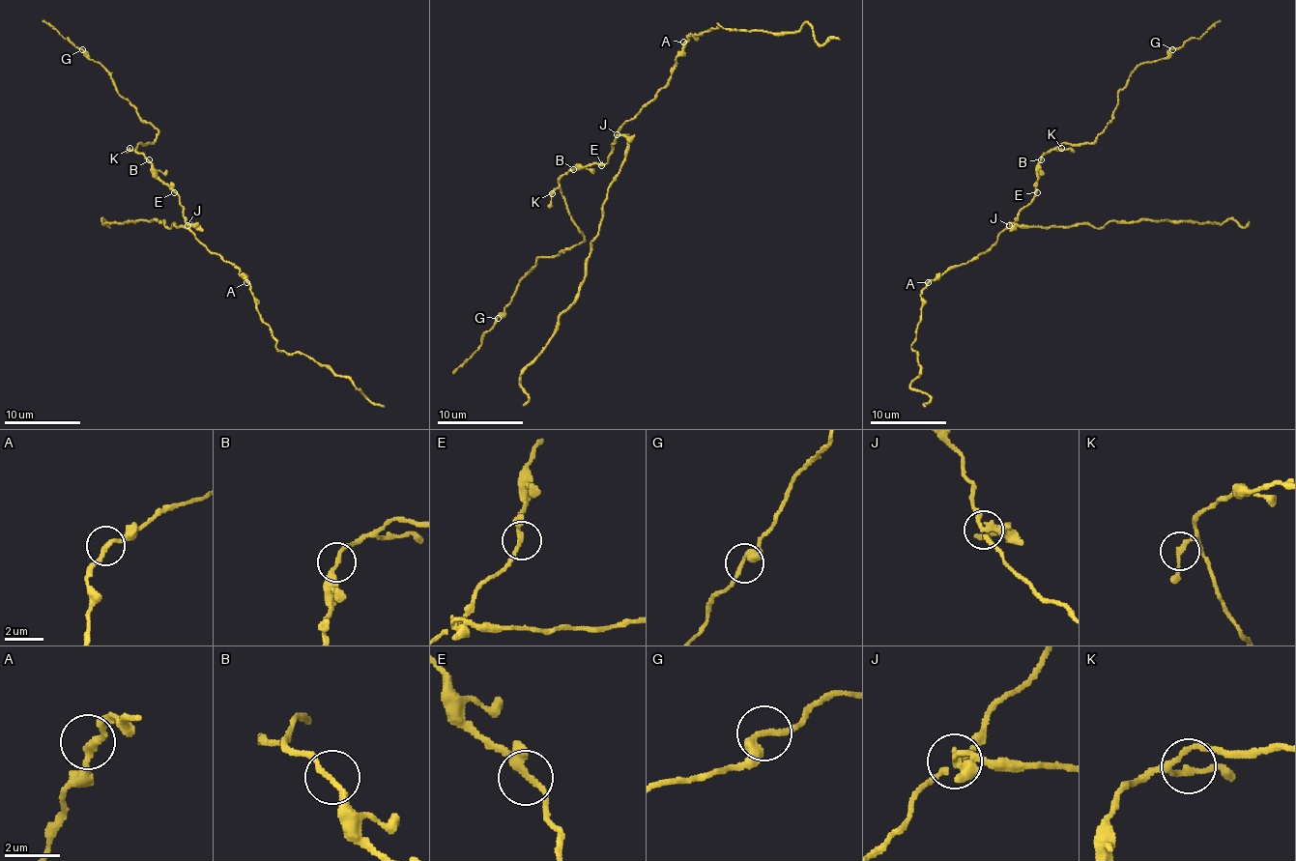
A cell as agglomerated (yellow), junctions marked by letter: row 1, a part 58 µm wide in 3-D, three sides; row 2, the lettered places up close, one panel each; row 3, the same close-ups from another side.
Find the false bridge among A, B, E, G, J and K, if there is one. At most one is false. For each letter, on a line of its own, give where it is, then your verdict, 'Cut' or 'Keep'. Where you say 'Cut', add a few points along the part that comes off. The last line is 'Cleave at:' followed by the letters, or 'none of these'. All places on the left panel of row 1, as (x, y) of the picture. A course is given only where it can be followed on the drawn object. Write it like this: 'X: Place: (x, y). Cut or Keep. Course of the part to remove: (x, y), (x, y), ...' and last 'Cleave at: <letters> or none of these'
A: Place: (246, 282). Keep
B: Place: (149, 159). Keep
E: Place: (174, 192). Keep
G: Place: (82, 49). Keep
J: Place: (187, 225). Cut. Course of the part to remove: (187, 224), (196, 226), (174, 224), (168, 228), (164, 220), (102, 222), (102, 218), (108, 226), (104, 220)
K: Place: (129, 148). Keep
Cleave at: J

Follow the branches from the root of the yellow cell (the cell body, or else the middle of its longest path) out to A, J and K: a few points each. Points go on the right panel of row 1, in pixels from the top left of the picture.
A: (1023, 210), (983, 253), (959, 267), (951, 267), (928, 282)
J: (1023, 210), (1010, 224)
K: (1023, 210), (1035, 196), (1041, 157), (1061, 148)

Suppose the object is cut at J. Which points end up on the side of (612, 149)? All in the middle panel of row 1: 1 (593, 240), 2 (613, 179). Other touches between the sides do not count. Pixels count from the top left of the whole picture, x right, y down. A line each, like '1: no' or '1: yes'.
1: no
2: no

